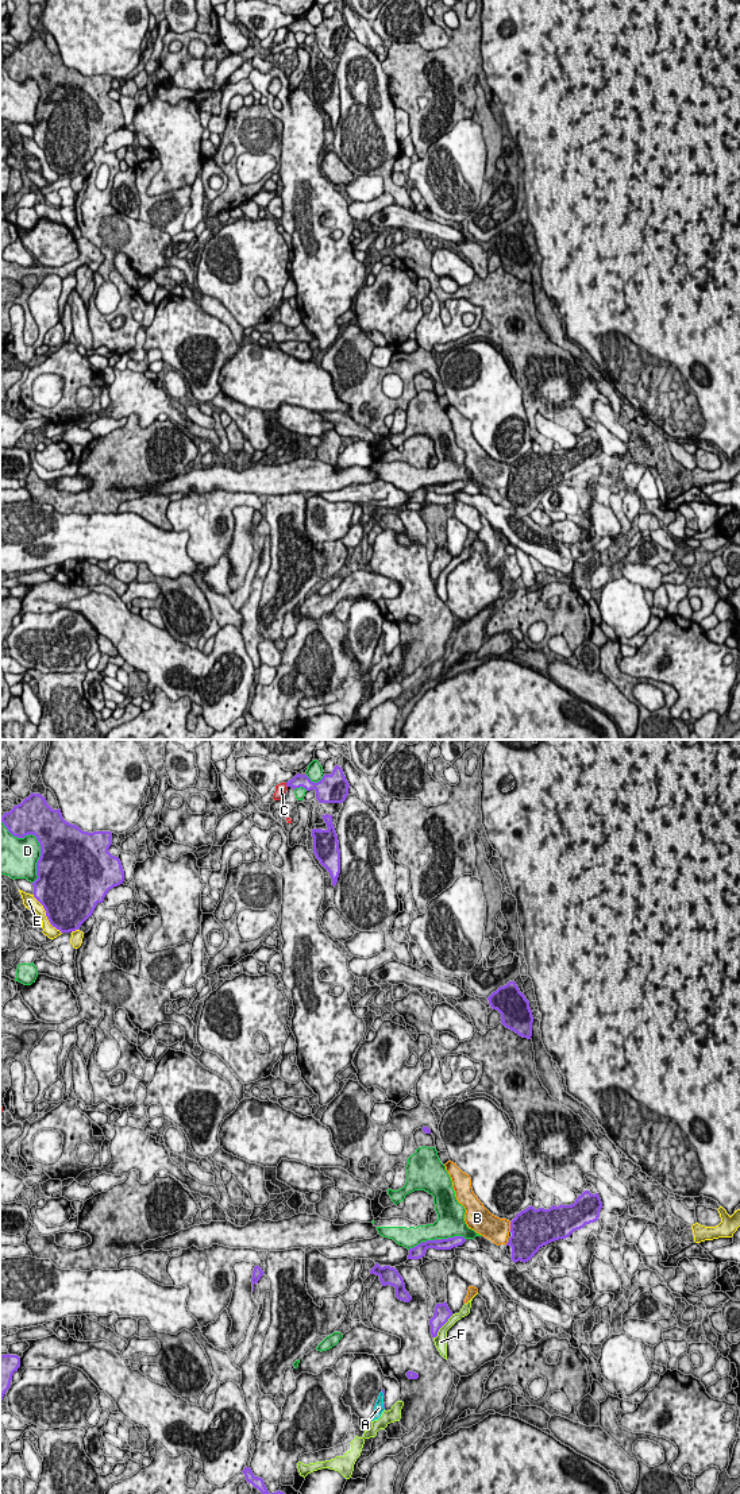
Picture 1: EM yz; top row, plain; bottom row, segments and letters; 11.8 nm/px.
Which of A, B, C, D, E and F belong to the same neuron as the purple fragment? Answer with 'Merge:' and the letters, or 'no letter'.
Merge: A

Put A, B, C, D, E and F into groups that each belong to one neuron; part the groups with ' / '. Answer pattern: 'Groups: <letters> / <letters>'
Groups: A / B / C / D / E / F

